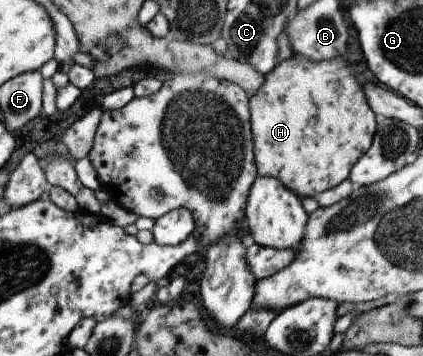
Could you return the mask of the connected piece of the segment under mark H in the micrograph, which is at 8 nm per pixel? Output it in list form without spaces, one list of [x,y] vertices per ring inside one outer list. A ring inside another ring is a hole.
[[[293,54],[264,75],[258,91],[248,97],[256,177],[277,179],[302,198],[316,198],[348,177],[352,164],[370,147],[378,119],[368,107],[361,85],[356,83],[355,71],[350,71],[348,64],[345,57],[313,62]]]

